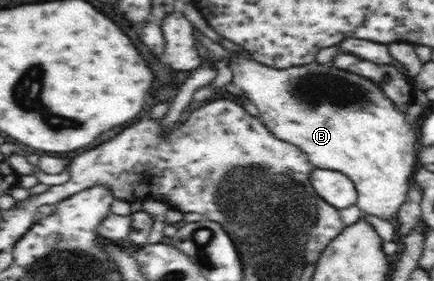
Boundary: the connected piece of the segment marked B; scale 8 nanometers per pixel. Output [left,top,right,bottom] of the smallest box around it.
[191,58,418,222]

